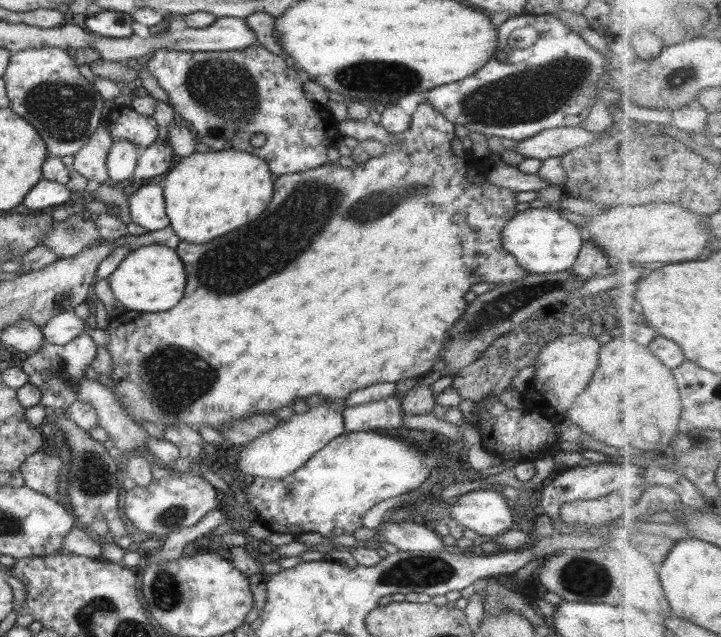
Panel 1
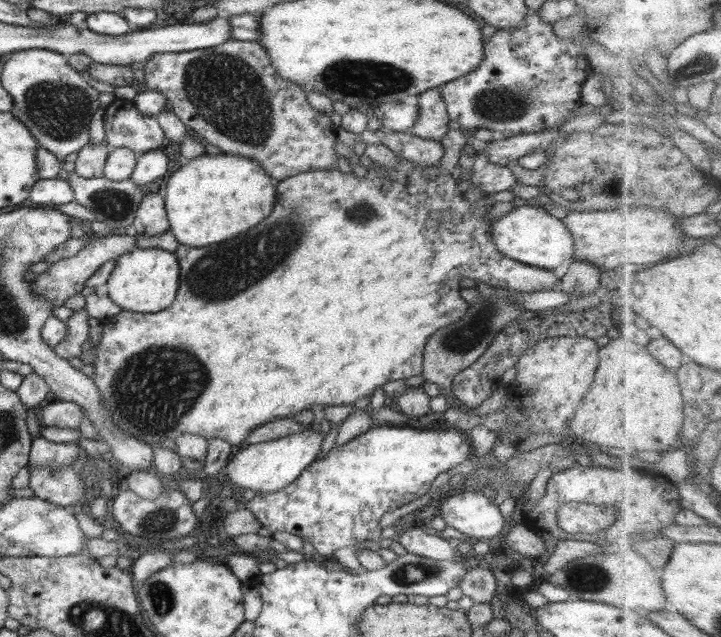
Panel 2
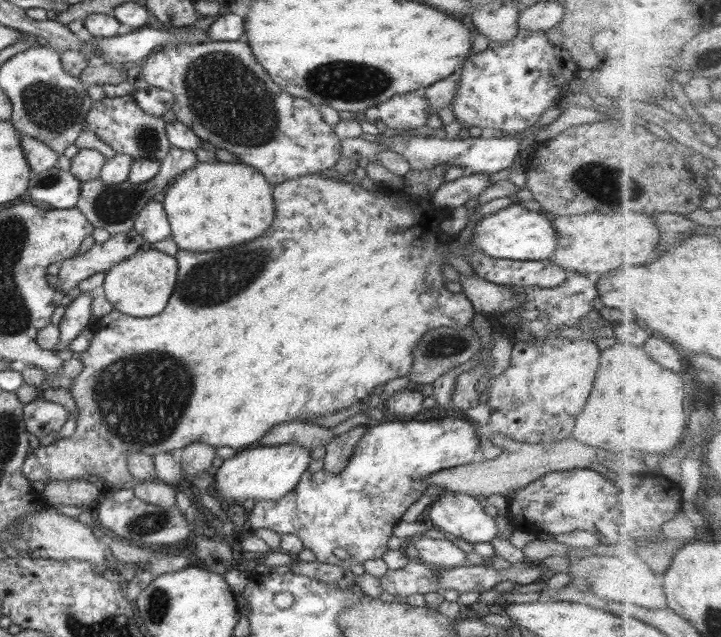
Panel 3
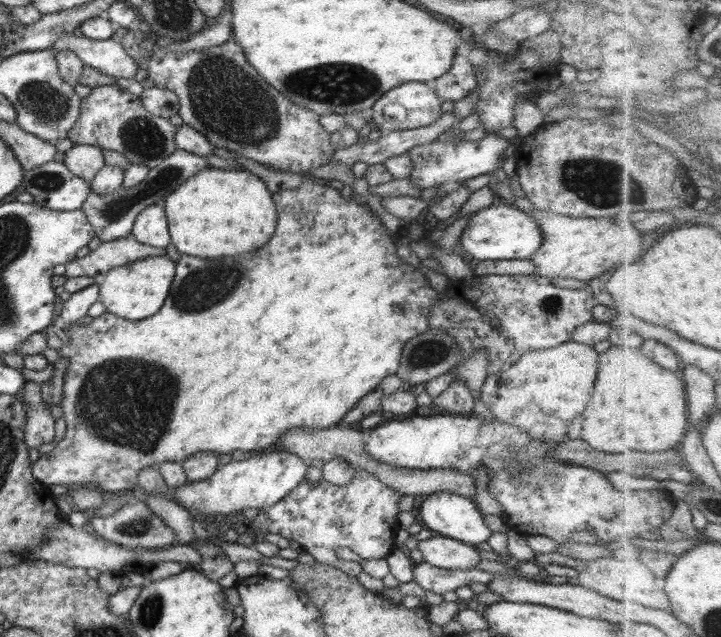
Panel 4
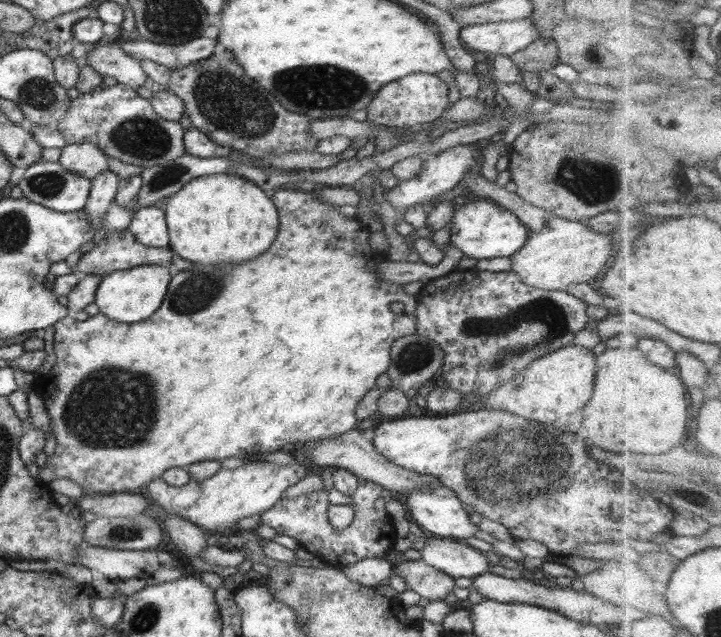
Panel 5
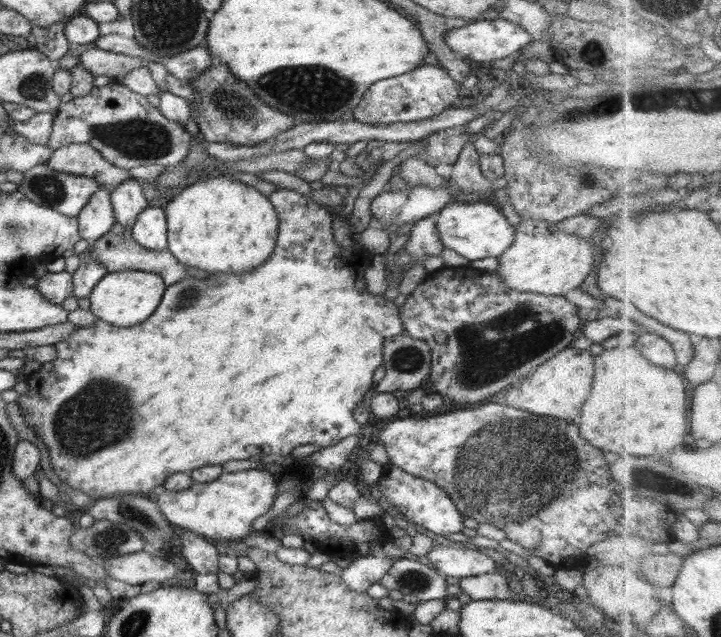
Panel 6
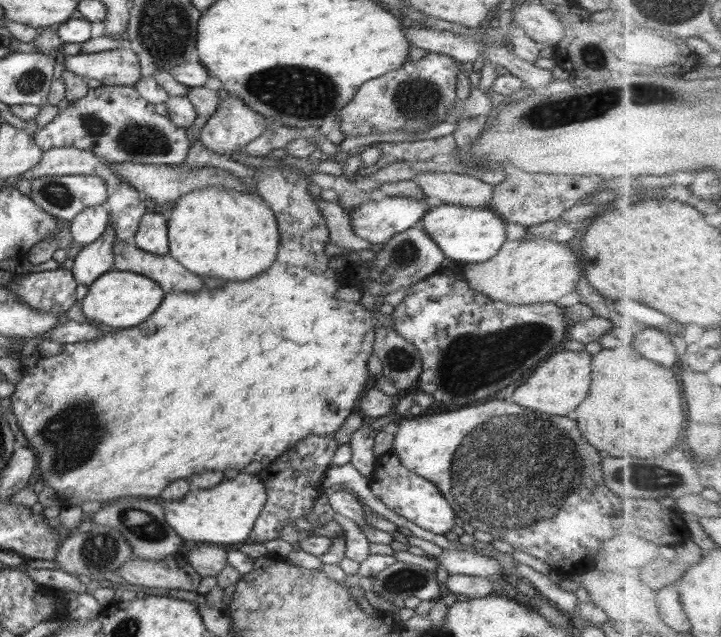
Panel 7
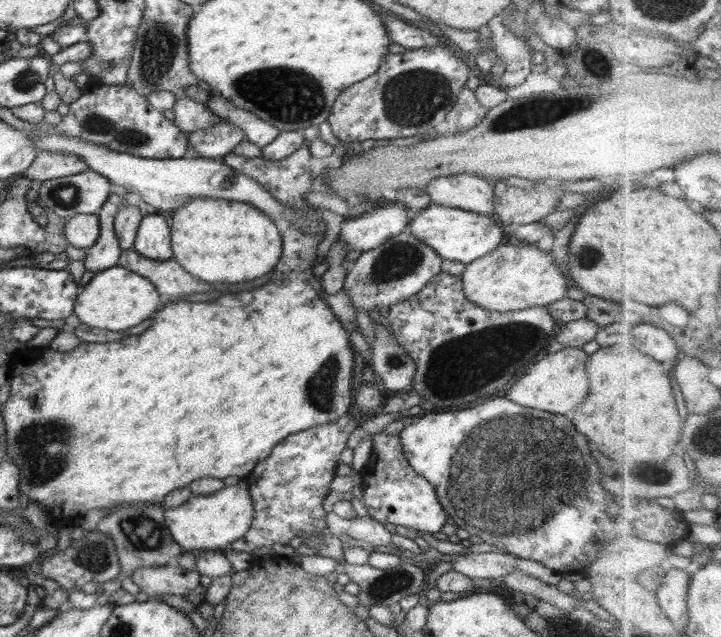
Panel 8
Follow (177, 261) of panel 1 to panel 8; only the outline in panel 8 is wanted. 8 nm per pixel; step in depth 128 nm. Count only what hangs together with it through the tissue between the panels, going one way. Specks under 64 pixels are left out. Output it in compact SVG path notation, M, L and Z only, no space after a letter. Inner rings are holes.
M114 266L104 271L98 271L88 282L84 291L77 296L73 314L84 325L102 330L120 332L131 326L142 323L154 316L161 296L158 290L146 278L129 269Z

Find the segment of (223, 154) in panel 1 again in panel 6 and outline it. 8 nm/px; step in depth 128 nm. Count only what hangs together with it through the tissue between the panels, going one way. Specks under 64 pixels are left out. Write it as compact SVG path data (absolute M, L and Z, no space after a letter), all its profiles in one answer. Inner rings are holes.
M221 176L200 179L170 199L165 217L167 250L180 264L204 272L240 274L264 264L276 246L279 230L274 205L247 178L241 181Z

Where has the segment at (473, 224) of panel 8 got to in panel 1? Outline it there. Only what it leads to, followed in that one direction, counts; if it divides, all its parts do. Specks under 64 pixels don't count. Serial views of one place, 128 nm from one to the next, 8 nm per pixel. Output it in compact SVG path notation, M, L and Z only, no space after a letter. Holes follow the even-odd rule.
M532 208L510 219L501 230L502 247L524 268L528 274L549 274L570 270L580 254L585 238L578 225L560 216L561 209Z

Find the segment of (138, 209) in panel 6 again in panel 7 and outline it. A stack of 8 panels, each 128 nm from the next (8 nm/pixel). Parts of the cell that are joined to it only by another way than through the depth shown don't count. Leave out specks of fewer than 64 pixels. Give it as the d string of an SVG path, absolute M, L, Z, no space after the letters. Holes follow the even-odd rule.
M128 183L120 184L108 195L106 207L115 230L115 239L131 242L137 233L142 215L151 207Z

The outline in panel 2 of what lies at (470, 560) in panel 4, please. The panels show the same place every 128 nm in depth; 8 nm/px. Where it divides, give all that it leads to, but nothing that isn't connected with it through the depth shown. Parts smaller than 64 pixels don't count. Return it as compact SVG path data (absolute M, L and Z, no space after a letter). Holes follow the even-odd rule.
M410 528L406 532L399 532L396 540L409 553L423 556L432 560L453 560L459 557L456 548L452 548L447 539L443 539L432 531L421 528Z

